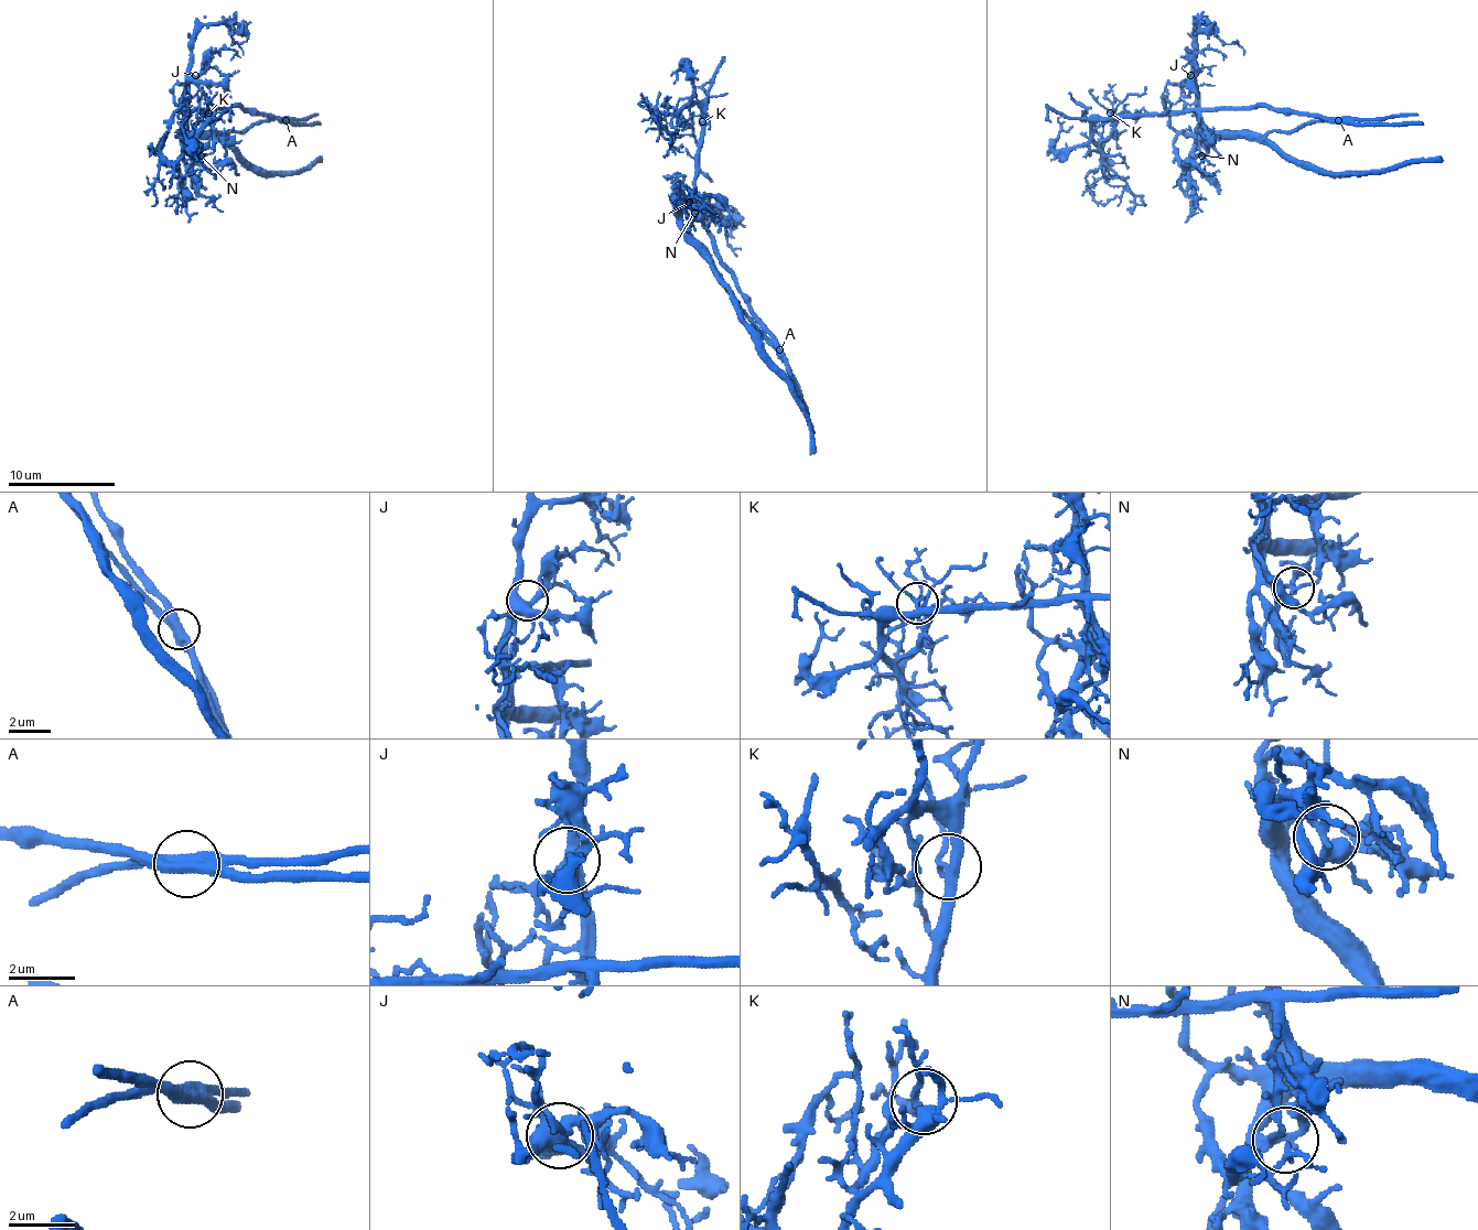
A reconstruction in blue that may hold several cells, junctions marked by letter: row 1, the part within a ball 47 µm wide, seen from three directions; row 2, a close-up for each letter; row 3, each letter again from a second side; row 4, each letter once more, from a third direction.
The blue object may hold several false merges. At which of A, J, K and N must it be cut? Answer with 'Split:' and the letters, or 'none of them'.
Split: A

